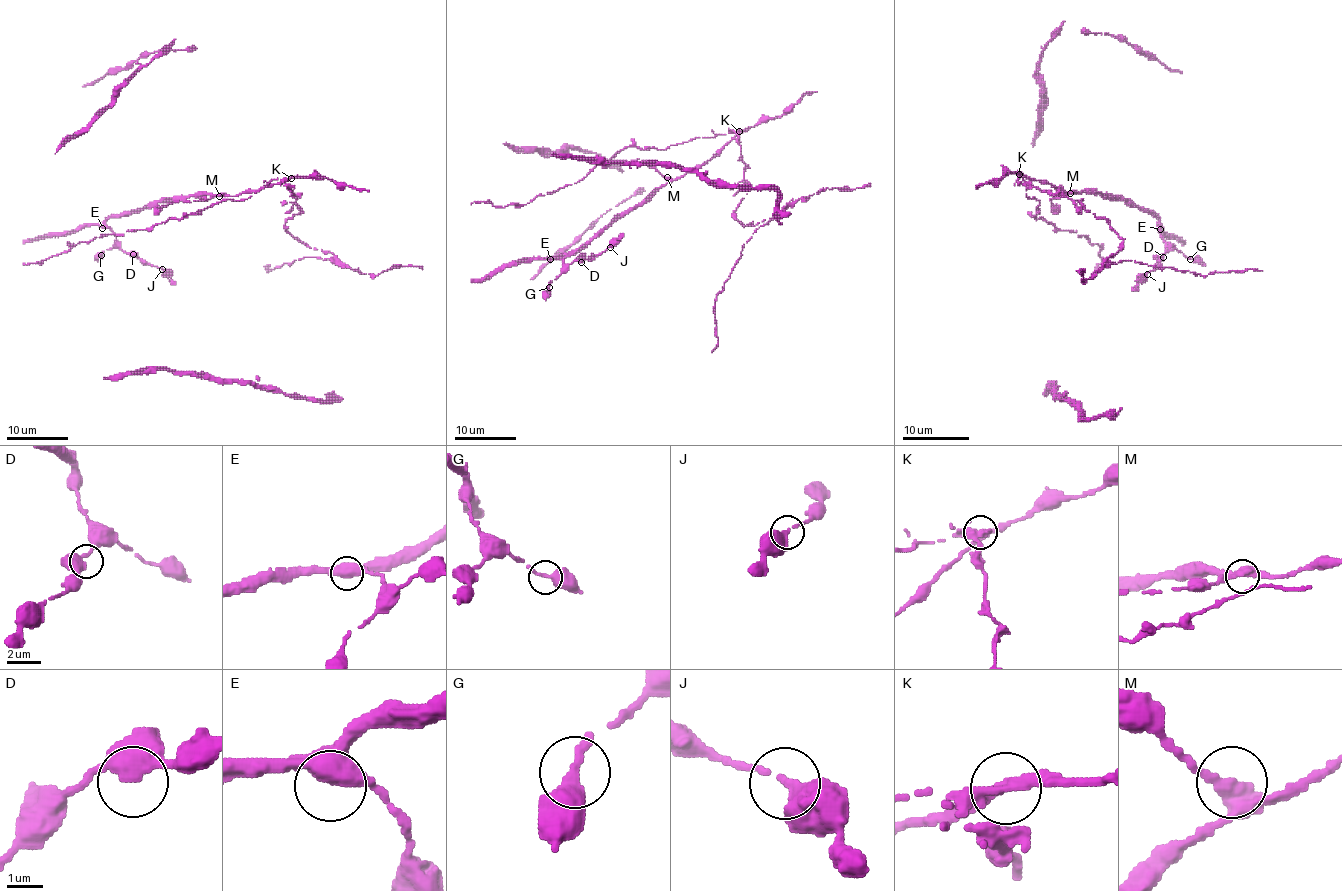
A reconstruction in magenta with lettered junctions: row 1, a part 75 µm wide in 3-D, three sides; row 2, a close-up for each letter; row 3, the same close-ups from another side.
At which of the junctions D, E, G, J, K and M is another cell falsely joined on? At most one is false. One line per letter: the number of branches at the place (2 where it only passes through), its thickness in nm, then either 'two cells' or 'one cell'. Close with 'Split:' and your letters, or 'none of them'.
D: 3 branches meet; 340 nm thick; one cell
E: 3 branches meet; 360 nm thick; one cell
G: 2 branches meet; 320 nm thick; one cell
J: 2 branches meet; 320 nm thick; one cell
K: 3 branches meet; 280 nm thick; two cells
M: 3 branches meet; 320 nm thick; one cell
Split: K

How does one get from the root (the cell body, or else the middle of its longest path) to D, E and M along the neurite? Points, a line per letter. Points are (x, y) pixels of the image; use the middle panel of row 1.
D: (623, 217), (611, 221), (578, 249), (561, 253), (553, 259), (561, 259), (565, 264), (581, 262)
E: (623, 217), (611, 221), (578, 249), (550, 259)
M: (623, 217), (643, 204), (667, 182), (667, 177)

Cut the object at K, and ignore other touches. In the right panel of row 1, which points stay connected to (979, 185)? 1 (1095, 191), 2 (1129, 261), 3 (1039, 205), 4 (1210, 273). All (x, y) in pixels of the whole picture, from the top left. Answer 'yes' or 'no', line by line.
1: yes
2: no
3: no
4: no

